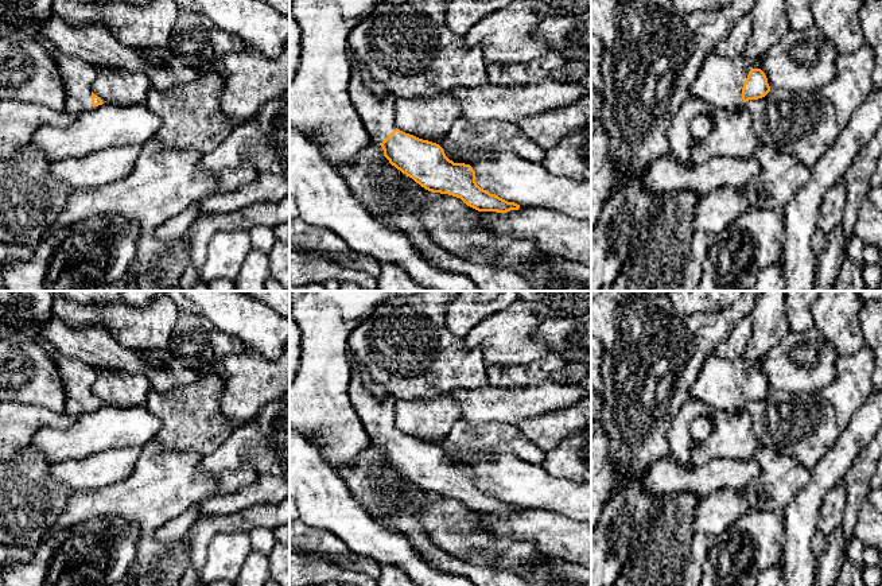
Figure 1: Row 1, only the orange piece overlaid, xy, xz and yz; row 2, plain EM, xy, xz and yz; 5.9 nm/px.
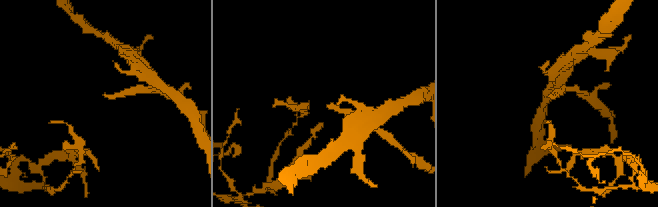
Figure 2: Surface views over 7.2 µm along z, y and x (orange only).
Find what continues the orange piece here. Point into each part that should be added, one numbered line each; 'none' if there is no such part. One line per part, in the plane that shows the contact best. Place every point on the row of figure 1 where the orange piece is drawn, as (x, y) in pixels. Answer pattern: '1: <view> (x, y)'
1: yz (719, 82)

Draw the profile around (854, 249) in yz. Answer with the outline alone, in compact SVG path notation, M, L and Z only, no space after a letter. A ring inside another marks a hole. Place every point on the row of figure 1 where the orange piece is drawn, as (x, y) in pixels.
M852 236L846 247L846 255L847 257L856 265L863 265L863 249L864 249L864 244L863 241L856 237Z

